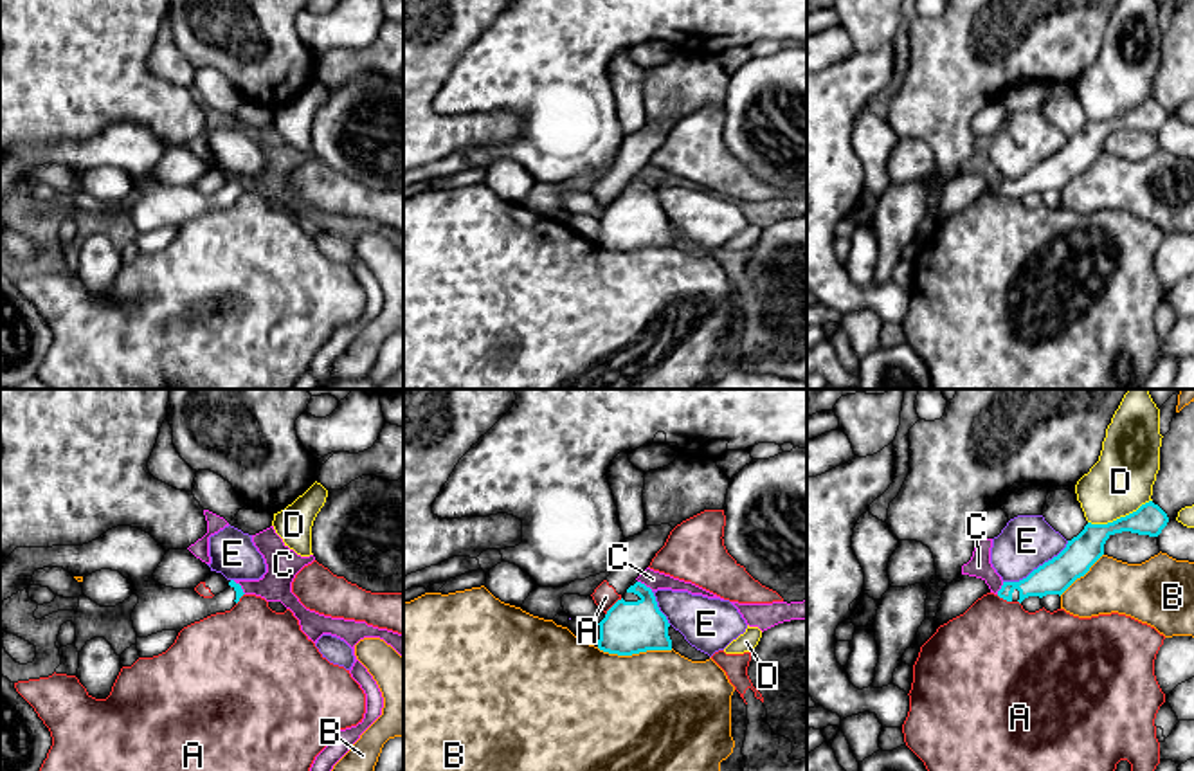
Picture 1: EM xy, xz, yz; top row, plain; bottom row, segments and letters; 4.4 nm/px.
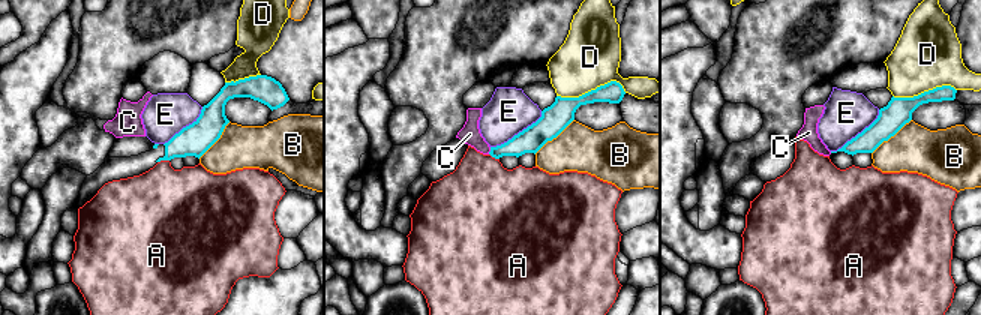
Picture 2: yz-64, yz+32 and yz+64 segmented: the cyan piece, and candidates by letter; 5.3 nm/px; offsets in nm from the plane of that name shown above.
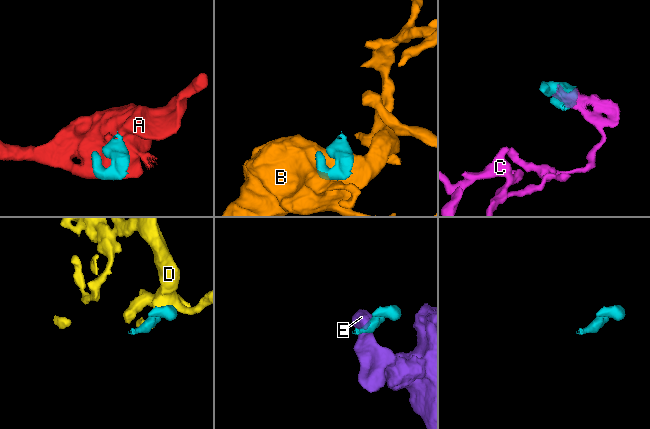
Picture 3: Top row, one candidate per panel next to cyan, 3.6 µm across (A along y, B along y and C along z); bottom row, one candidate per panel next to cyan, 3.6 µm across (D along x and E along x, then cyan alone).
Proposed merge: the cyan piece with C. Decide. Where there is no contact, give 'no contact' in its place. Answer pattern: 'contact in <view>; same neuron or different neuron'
contact in xz; different neuron

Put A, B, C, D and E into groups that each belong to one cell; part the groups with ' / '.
A / B / C / D / E

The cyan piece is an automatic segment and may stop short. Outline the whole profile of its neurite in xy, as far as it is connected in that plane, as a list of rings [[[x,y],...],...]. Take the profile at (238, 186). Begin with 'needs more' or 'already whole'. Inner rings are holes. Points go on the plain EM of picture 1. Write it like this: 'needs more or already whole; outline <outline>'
needs more; outline [[[117,122],[103,130],[99,135],[83,142],[52,142],[52,144],[16,144],[0,162],[0,200],[18,187],[31,182],[32,171],[43,164],[63,164],[72,173],[88,173],[101,166],[119,168],[133,182],[139,200],[131,209],[137,234],[148,234],[162,227],[180,229],[184,223],[200,218],[211,211],[231,207],[245,191],[234,177],[229,184],[213,193],[204,195],[194,186],[173,186],[153,177],[153,169],[166,151],[166,146],[146,128],[131,122]]]

